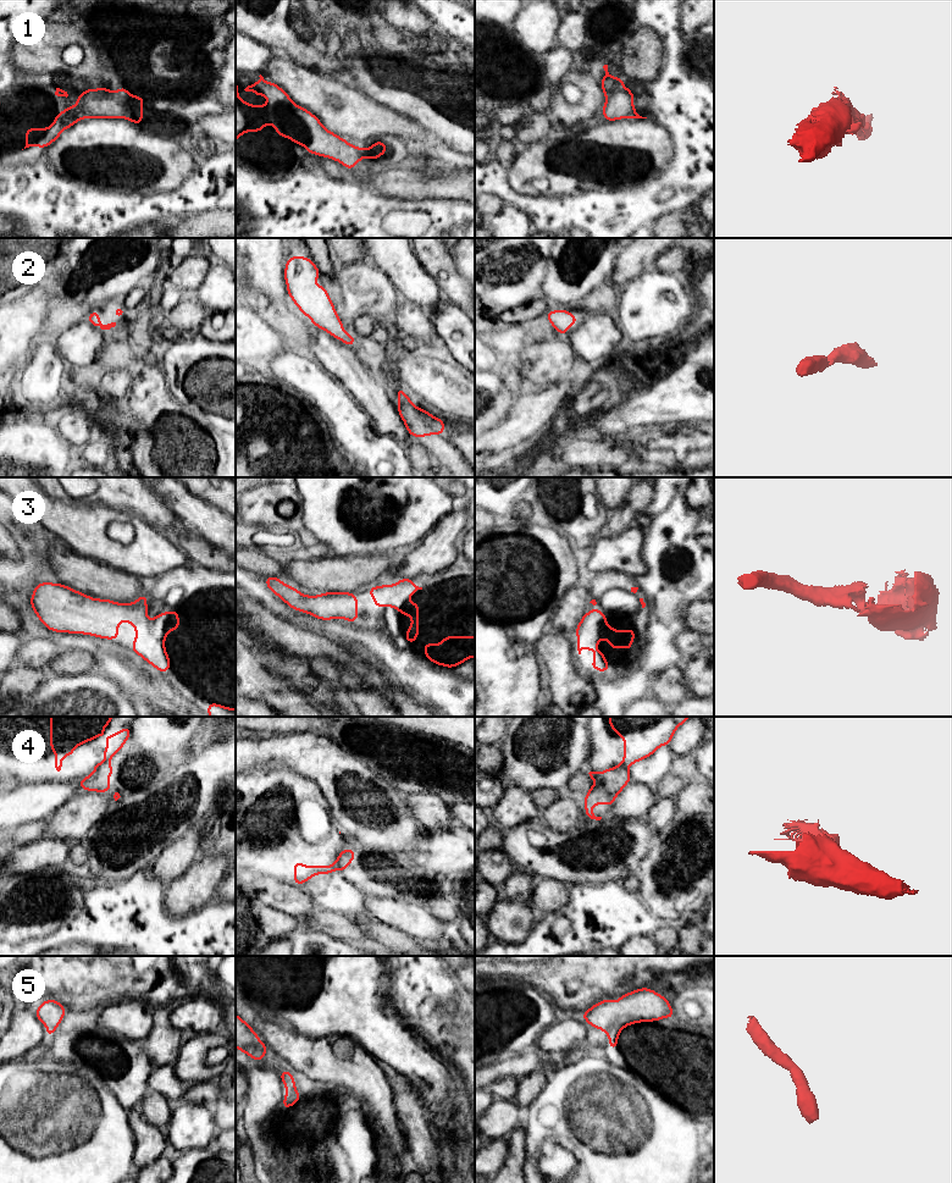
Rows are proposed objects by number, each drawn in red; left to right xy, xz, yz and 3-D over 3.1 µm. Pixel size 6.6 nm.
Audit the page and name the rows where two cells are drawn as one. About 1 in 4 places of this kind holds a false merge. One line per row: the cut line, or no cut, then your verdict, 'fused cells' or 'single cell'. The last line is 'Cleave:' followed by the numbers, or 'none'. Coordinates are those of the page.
1: no cut; single cell
2: no cut; single cell
3: no cut; single cell
4: cut in xz along (336, 861), (338, 867); fused cells
5: no cut; single cell
Cleave: 4

